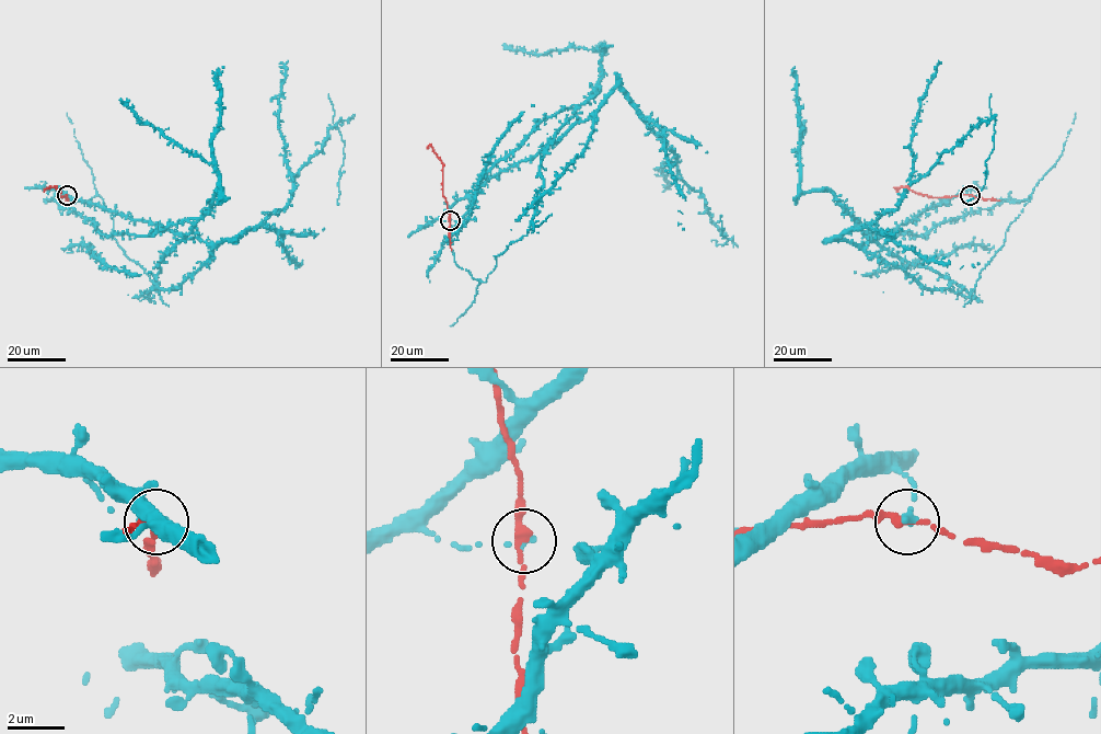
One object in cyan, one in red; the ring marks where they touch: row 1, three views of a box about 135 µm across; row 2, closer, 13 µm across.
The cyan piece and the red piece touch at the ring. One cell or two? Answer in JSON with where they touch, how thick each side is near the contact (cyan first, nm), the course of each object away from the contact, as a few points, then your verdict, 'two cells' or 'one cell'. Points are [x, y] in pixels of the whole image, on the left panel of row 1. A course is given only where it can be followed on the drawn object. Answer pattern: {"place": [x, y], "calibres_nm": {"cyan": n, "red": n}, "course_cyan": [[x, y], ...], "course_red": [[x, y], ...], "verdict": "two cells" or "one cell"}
{"place": [67, 195], "calibres_nm": {"cyan": 240, "red": 240}, "course_cyan": [[67, 195], [57, 188], [205, 240], [209, 256], [158, 288], [158, 264], [192, 224], [102, 234], [46, 197]], "course_red": [[67, 195], [59, 197], [60, 192], [54, 186], [43, 191]], "verdict": "one cell"}

